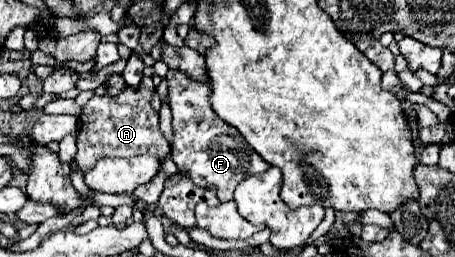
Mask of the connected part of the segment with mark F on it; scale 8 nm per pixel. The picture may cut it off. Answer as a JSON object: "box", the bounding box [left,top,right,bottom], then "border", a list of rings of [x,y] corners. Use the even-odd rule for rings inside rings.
{"box":[167,70,269,202],"border":[[[169,70],[167,72],[167,84],[169,84],[169,100],[173,110],[173,160],[179,168],[189,170],[189,178],[201,186],[209,188],[213,186],[217,192],[219,202],[233,200],[235,186],[243,182],[249,176],[263,174],[269,170],[269,164],[247,144],[247,140],[231,128],[227,122],[223,122],[213,108],[209,106],[209,84],[193,84],[183,72]],[[219,136],[229,136],[229,144],[215,144]]]}

